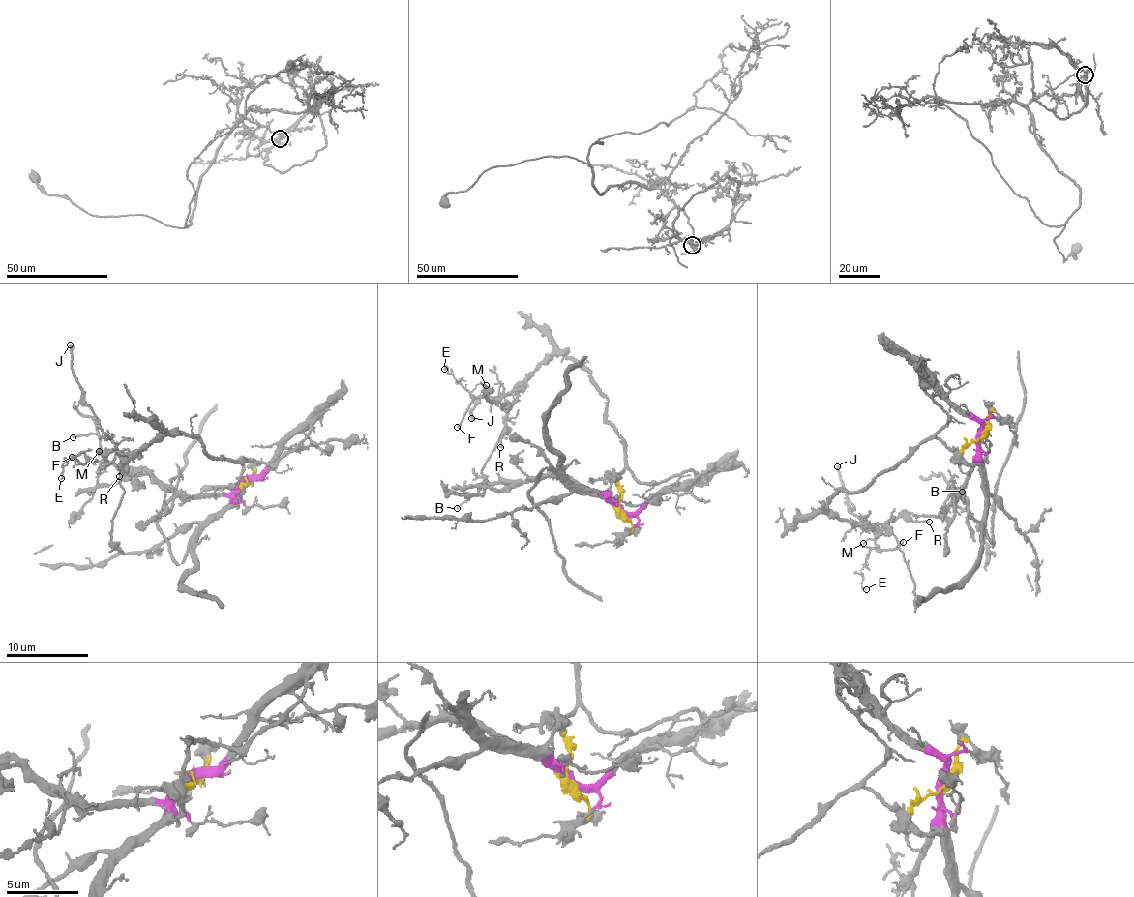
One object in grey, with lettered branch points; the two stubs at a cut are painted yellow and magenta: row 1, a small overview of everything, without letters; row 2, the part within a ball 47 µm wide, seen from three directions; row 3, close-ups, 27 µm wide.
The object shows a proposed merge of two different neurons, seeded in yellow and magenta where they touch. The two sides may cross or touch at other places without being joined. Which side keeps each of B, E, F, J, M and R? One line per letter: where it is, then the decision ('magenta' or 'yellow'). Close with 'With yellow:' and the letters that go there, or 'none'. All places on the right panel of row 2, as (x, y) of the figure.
B: (962, 492) | magenta
E: (866, 589) | yellow
F: (903, 542) | yellow
J: (837, 466) | yellow
M: (863, 543) | yellow
R: (929, 522) | yellow
With yellow: E, F, J, M, R

